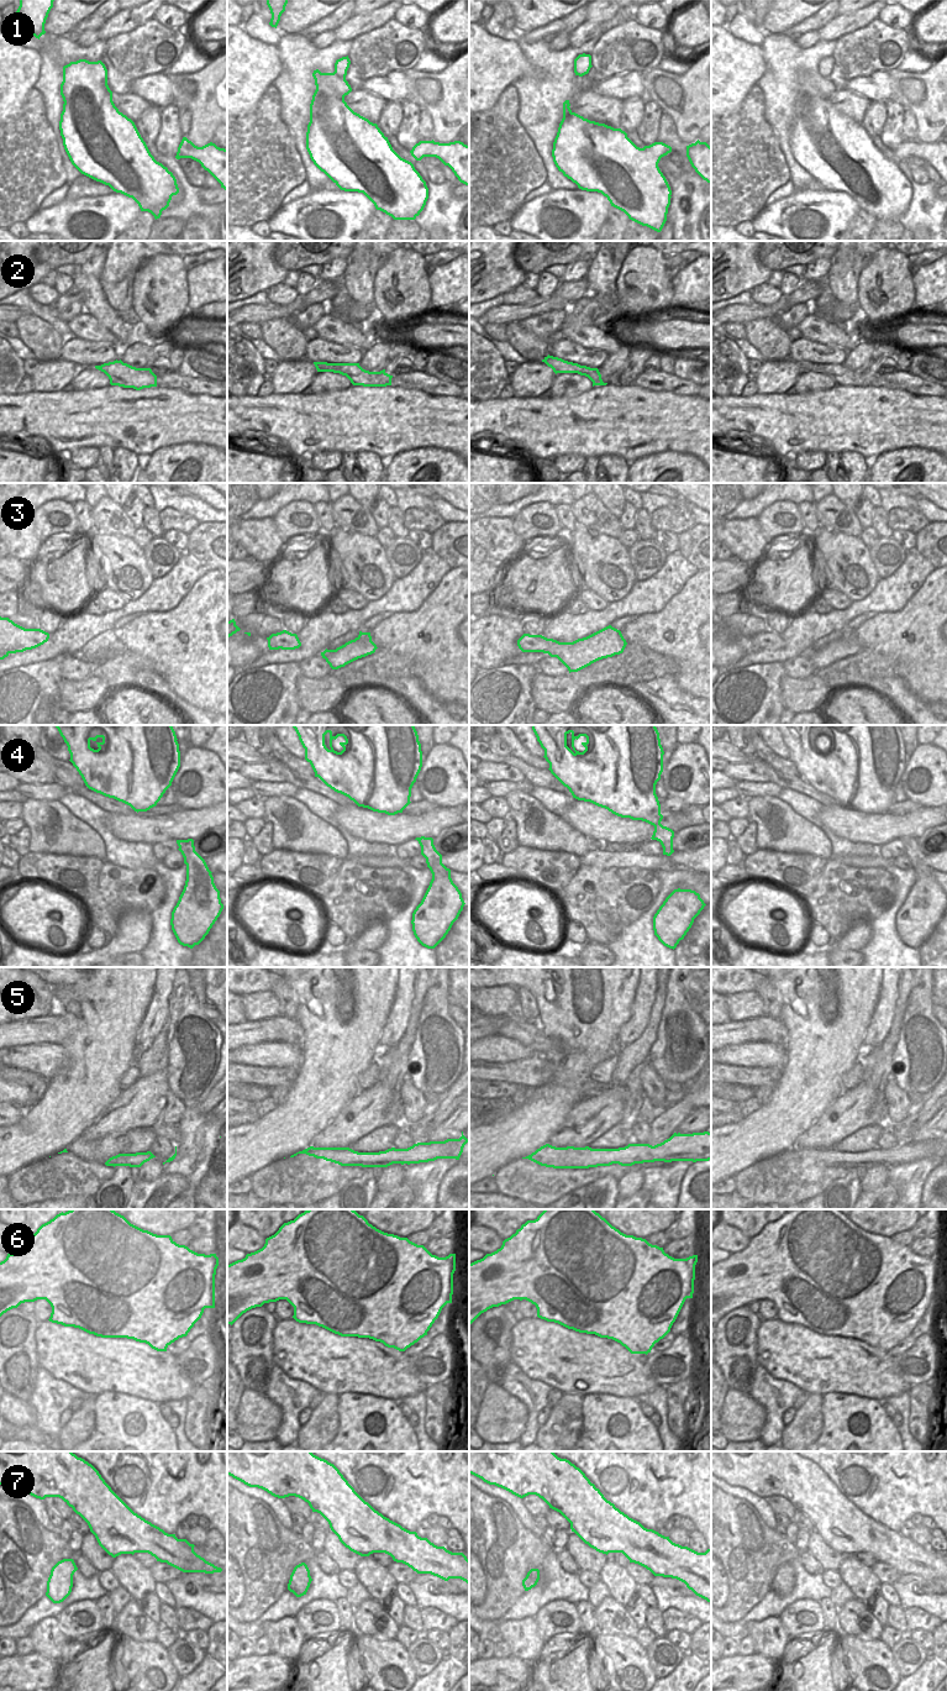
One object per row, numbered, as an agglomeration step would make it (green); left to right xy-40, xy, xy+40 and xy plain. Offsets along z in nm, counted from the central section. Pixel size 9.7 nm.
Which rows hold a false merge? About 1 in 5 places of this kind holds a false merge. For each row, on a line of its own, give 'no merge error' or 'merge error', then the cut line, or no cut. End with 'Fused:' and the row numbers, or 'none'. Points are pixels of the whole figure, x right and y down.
1: no merge error | no cut
2: no merge error | no cut
3: no merge error | no cut
4: no merge error | no cut
5: no merge error | no cut
6: no merge error | no cut
7: no merge error | no cut
Fused: none

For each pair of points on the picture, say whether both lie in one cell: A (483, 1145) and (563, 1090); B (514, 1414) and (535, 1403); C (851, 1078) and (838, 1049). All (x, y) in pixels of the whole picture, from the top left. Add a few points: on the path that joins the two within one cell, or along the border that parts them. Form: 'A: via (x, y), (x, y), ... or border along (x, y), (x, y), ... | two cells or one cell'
A: via (503, 1141), (517, 1135), (543, 1109) | one cell
B: border along (504, 1388), (526, 1408), (526, 1427), (521, 1435) | two cells
C: border along (857, 1060), (842, 1076), (845, 1090) | two cells

